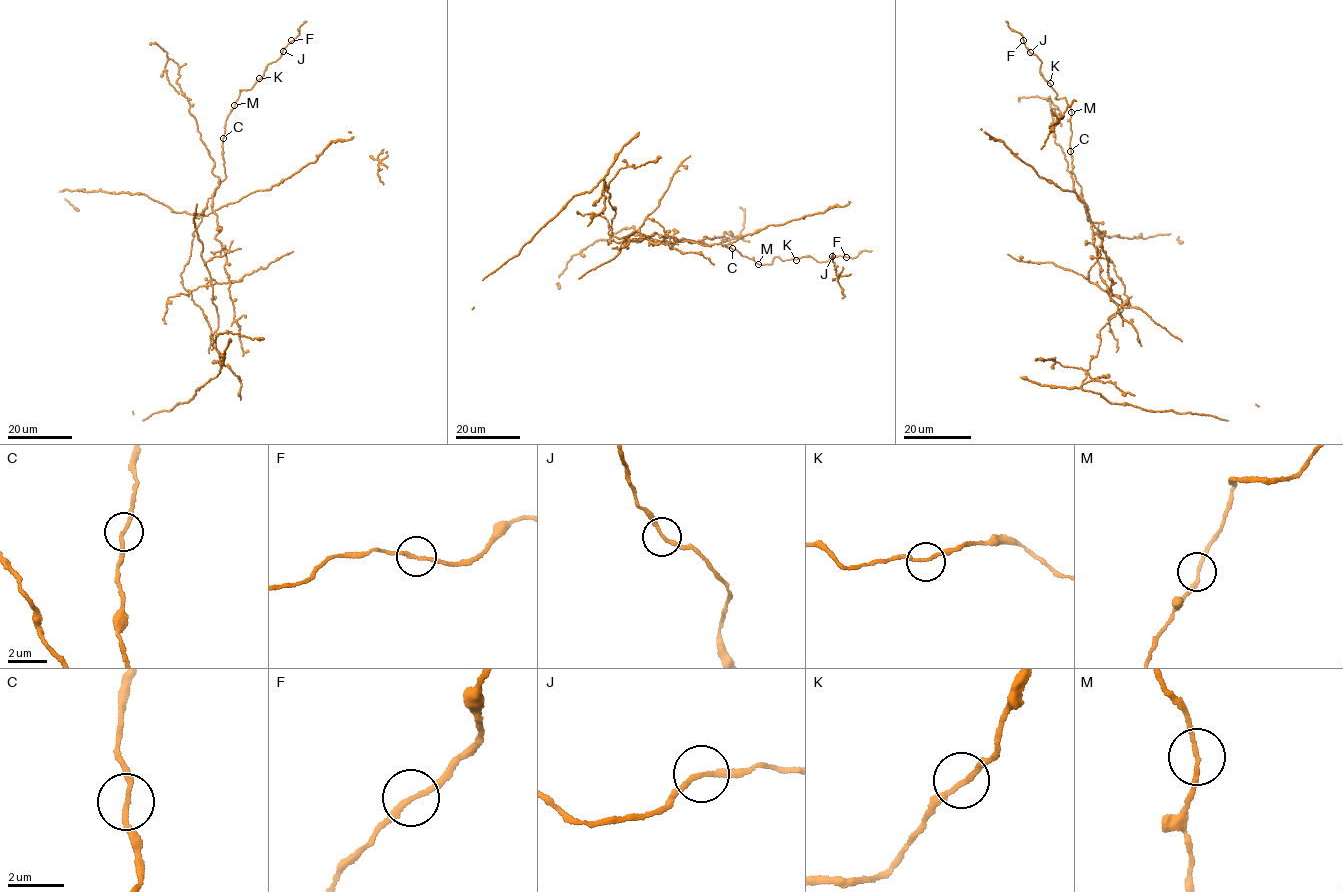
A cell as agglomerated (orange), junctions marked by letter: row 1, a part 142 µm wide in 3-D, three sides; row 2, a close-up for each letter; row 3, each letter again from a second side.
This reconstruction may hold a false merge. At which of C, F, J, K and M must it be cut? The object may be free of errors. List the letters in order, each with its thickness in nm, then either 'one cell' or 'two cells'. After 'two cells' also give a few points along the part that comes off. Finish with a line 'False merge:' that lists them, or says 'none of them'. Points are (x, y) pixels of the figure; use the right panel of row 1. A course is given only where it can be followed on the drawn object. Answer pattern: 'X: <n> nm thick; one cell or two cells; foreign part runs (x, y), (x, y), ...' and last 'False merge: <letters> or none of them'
C: 150 nm thick; two cells
F: 170 nm thick; one cell
J: 170 nm thick; one cell
K: 170 nm thick; one cell
M: 140 nm thick; one cell
False merge: C

